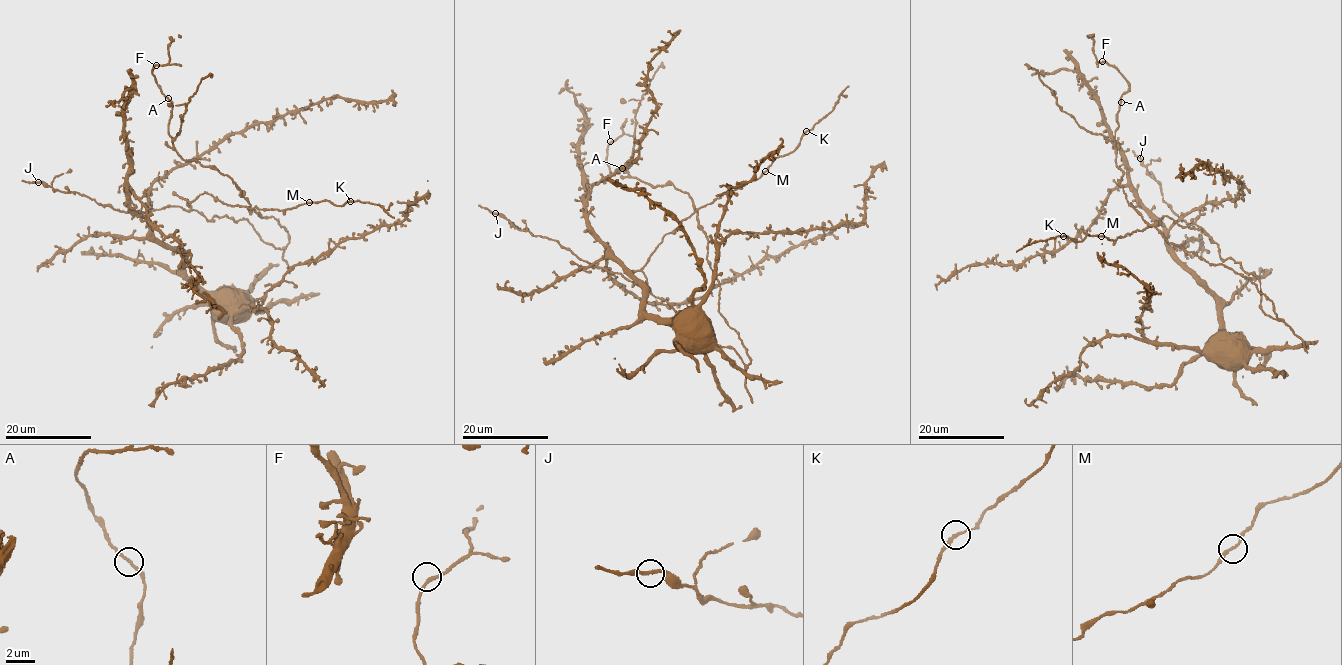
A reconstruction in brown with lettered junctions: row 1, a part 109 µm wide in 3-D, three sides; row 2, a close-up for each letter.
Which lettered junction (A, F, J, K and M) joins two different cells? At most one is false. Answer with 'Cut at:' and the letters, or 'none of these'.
Cut at: none of these

